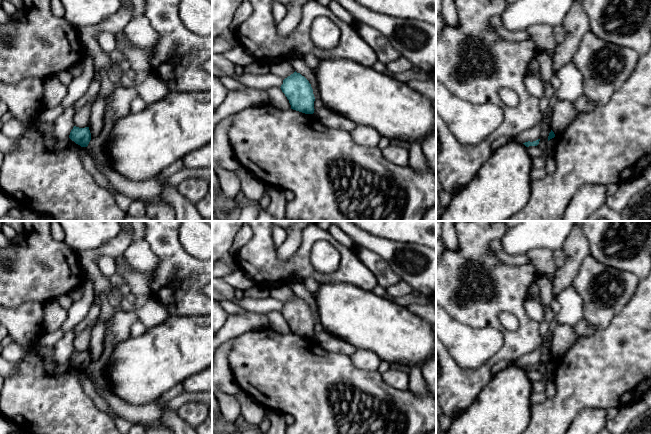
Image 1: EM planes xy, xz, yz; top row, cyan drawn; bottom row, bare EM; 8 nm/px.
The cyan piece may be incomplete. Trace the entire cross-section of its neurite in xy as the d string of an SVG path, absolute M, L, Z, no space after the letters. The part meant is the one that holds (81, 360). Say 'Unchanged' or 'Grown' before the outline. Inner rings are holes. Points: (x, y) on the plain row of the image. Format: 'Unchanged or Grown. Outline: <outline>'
Unchanged. Outline: M74 350L70 356L69 362L81 371L87 371L91 364L89 351L79 352Z

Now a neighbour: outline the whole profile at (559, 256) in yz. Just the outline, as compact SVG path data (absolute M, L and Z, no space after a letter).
M563 248L553 251L553 260L557 268L562 267L565 264L567 255L565 254Z

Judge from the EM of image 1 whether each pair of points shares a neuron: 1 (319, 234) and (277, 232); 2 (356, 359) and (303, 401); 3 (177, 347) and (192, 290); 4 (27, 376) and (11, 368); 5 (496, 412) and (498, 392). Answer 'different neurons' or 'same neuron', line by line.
1: different neurons
2: different neurons
3: different neurons
4: different neurons
5: same neuron

